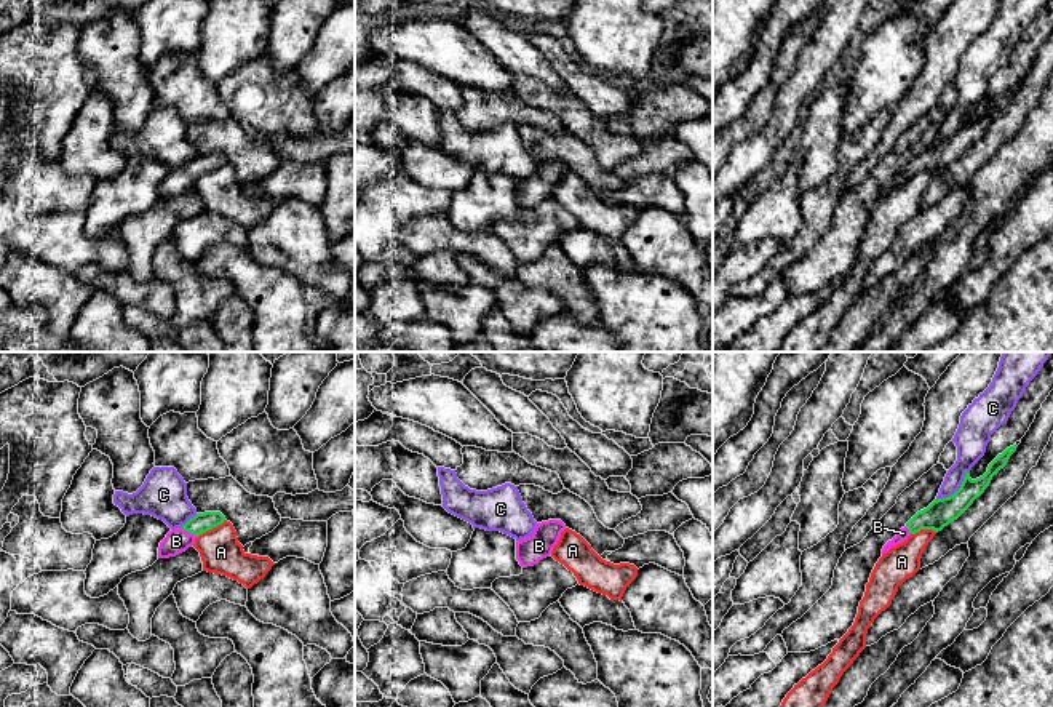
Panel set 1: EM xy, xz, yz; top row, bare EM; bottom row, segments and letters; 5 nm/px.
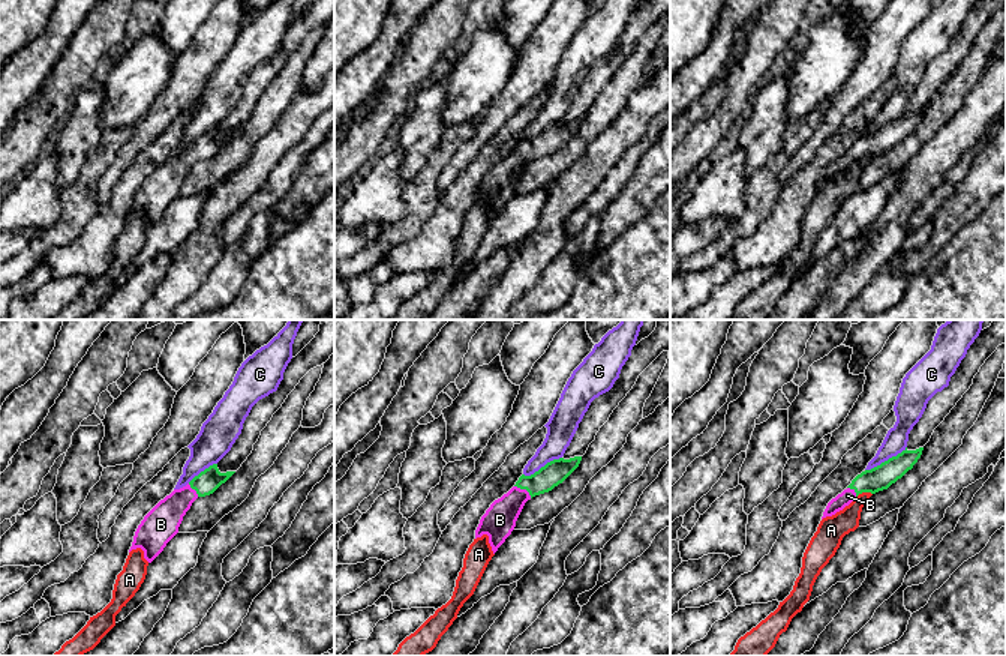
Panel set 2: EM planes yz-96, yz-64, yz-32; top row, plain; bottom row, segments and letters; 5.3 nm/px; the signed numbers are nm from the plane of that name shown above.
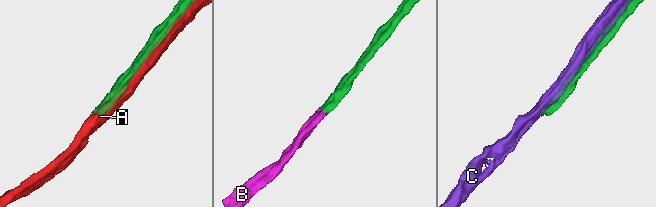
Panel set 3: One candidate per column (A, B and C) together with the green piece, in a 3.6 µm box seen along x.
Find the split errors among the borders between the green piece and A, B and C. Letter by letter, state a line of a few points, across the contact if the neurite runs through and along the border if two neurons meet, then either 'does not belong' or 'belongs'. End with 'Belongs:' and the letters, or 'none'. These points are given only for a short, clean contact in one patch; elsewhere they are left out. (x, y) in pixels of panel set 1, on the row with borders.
A: does not belong
B: line xy (200, 523), (189, 531), (176, 541); belongs
C: does not belong
Belongs: B

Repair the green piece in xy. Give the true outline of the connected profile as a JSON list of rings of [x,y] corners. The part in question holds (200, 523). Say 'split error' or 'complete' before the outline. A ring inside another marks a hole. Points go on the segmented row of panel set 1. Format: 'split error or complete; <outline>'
split error; [[[221,512],[197,513],[181,528],[171,529],[166,537],[160,542],[158,558],[169,558],[185,552],[195,544],[195,539],[222,525],[225,517]]]

